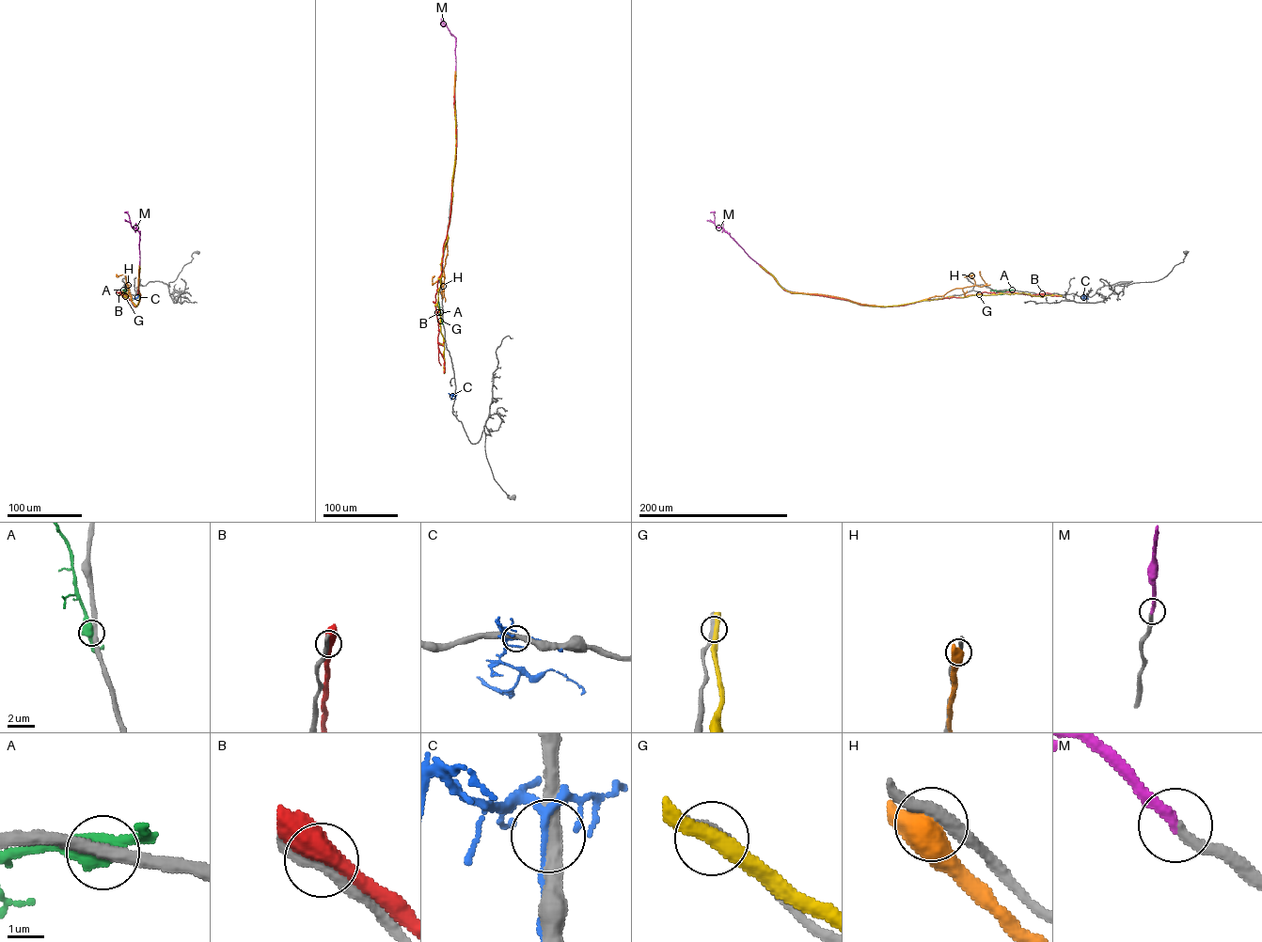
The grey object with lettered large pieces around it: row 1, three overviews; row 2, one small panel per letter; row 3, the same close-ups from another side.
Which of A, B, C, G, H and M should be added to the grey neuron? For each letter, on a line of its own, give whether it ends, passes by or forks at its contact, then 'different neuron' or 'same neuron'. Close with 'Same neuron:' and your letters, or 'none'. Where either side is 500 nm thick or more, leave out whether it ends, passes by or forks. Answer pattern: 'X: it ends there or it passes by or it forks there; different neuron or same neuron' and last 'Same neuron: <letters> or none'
A: it passes by; different neuron
B: different neuron
C: it forks there; different neuron
G: it passes by; different neuron
H: different neuron
M: it ends there; same neuron
Same neuron: M

